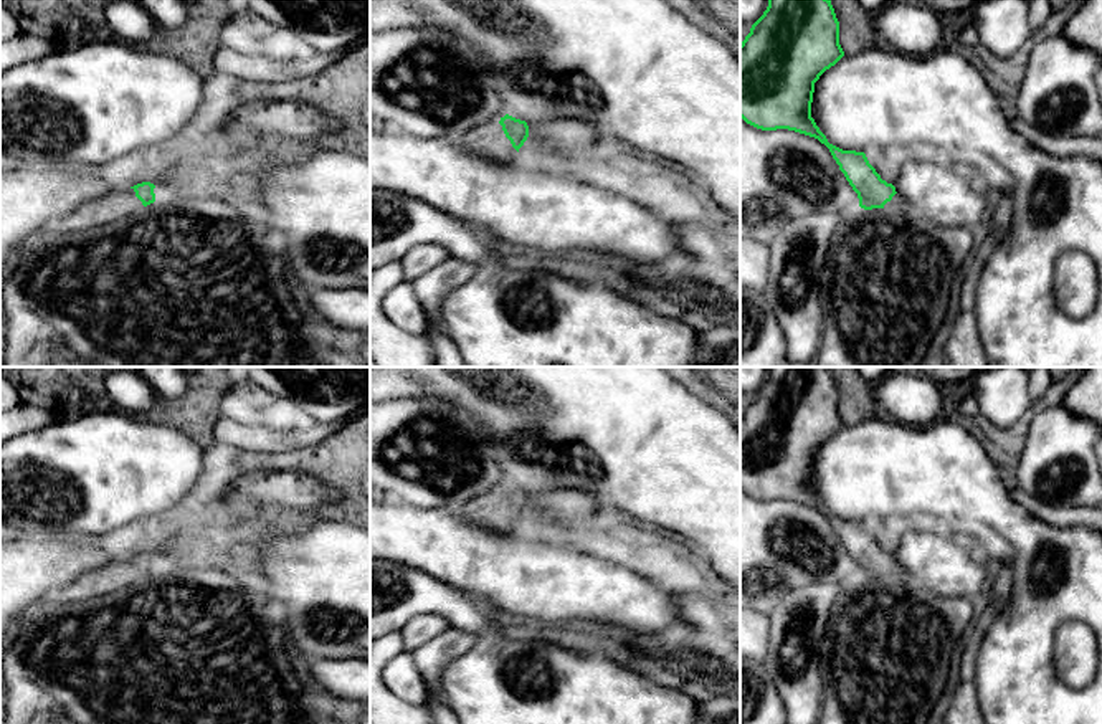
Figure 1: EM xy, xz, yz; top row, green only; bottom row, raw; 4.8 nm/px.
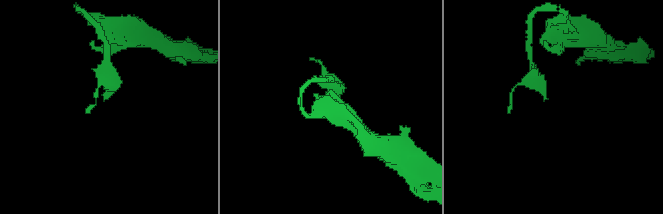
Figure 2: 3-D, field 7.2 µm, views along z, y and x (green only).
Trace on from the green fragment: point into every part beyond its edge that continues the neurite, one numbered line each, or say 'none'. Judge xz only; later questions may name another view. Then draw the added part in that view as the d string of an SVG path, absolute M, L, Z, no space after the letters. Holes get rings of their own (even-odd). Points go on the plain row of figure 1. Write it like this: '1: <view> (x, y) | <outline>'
1: xz (491, 514) | M501 494L489 499L482 496L473 498L454 516L497 534L509 534L517 529L517 521L506 507Z

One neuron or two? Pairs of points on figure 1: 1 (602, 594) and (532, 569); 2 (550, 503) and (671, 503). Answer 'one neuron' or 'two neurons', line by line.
1: one neuron
2: two neurons

